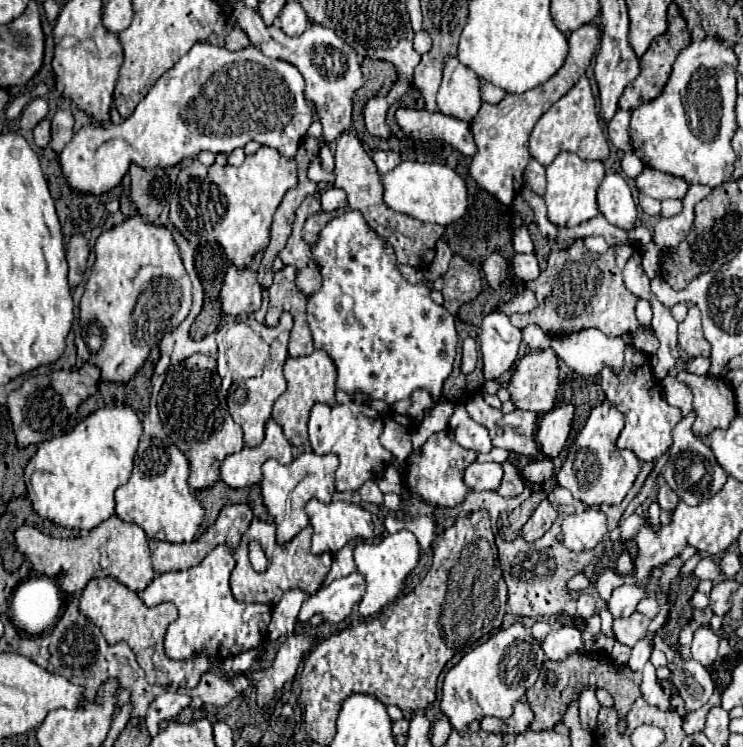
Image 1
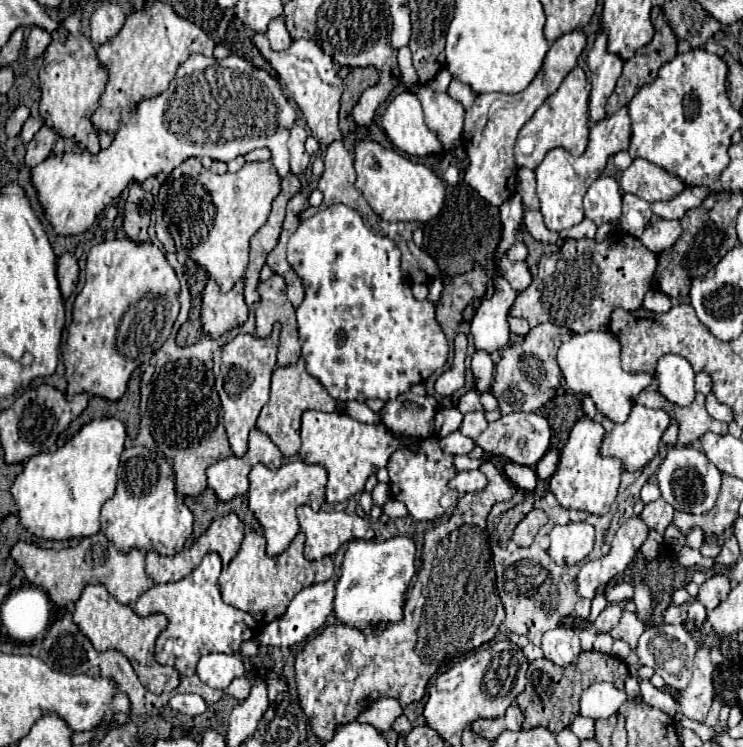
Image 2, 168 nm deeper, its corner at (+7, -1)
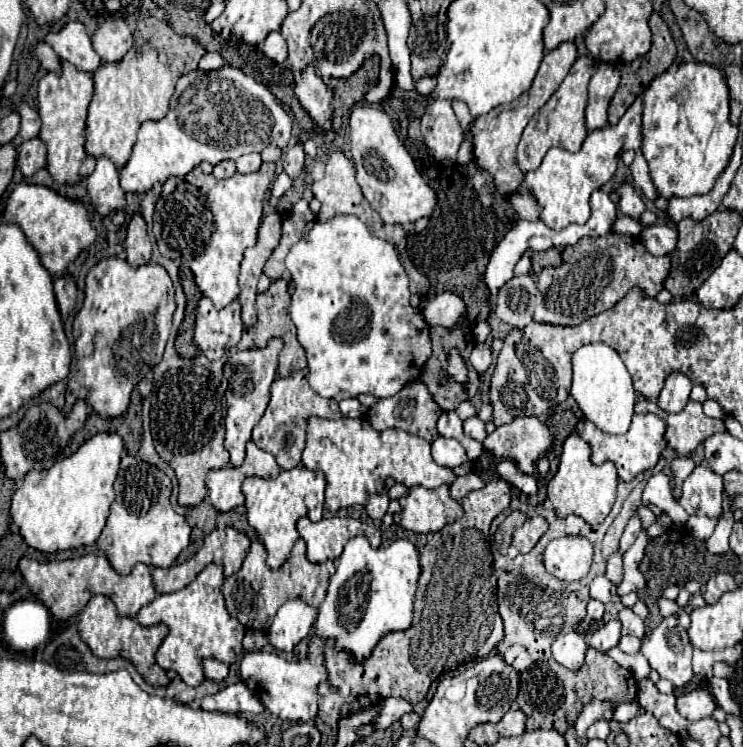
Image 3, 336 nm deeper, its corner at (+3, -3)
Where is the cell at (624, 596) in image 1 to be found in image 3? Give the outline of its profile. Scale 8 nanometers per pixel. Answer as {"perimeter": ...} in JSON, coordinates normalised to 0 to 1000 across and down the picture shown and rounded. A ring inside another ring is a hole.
{"perimeter":[[[822,829],[817,837],[812,837],[806,845],[801,845],[801,847],[793,853],[793,866],[803,869],[803,871],[809,871],[809,874],[817,874],[820,869],[830,866],[833,850],[836,850],[833,831],[830,831],[830,829]]]}

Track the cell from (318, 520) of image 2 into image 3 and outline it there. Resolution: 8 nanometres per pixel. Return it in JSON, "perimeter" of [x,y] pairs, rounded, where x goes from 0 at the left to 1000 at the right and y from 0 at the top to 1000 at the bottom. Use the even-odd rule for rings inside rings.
{"perimeter":[[[408,692],[400,700],[400,711],[413,727],[413,748],[419,754],[435,754],[440,748],[445,751],[454,748],[464,727],[483,714],[499,719],[497,711],[491,711],[491,703],[486,697],[462,695],[462,692],[435,695],[429,700],[421,700],[413,692]]]}

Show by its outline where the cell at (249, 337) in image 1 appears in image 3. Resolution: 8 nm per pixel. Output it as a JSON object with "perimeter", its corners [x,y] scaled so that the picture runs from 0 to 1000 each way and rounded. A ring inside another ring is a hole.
{"perimeter":[[[365,454],[357,467],[335,467],[335,470],[319,470],[306,486],[303,486],[303,505],[308,507],[306,521],[306,558],[303,558],[303,601],[311,609],[311,622],[322,625],[327,620],[330,609],[330,593],[338,590],[338,577],[354,558],[354,550],[359,548],[362,534],[362,518],[373,505],[373,478],[381,465],[378,454]]]}

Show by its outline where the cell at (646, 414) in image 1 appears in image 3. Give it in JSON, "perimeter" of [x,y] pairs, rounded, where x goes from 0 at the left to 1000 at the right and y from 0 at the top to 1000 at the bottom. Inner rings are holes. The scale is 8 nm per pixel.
{"perimeter":[[[852,556],[852,569],[841,582],[817,582],[806,577],[795,564],[785,561],[777,566],[777,580],[795,596],[795,620],[809,622],[812,617],[825,617],[830,625],[830,636],[836,644],[849,644],[860,633],[879,628],[890,612],[890,604],[898,598],[892,588],[895,564],[884,556]]]}

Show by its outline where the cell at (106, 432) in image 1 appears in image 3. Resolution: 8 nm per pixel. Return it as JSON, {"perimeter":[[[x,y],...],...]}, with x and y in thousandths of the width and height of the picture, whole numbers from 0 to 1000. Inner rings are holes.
{"perimeter":[[[133,580],[69,628],[39,631],[15,668],[15,695],[34,727],[58,740],[128,730],[155,668],[152,644],[160,631],[163,604],[166,588],[157,580]]]}

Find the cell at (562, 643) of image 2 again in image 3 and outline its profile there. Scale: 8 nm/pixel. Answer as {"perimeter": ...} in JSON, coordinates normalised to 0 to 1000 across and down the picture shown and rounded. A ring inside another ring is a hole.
{"perimeter":[[[779,847],[752,850],[744,861],[747,885],[769,898],[777,898],[785,890],[787,871],[790,871],[790,861],[787,861],[787,853]]]}

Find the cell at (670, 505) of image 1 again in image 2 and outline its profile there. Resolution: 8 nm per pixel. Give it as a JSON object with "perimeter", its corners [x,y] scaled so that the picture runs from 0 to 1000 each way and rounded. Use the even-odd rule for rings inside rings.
{"perimeter":[[[887,665],[884,671],[873,673],[860,692],[871,705],[879,705],[884,714],[892,714],[895,705],[906,697],[906,687],[908,681],[892,665]]]}

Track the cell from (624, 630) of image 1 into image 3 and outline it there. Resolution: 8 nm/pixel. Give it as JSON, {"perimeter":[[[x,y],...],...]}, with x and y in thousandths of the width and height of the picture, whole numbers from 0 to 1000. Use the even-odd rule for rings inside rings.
{"perimeter":[[[838,813],[828,826],[836,831],[836,850],[855,850],[855,853],[868,850],[865,829],[860,823],[855,823],[849,815]]]}

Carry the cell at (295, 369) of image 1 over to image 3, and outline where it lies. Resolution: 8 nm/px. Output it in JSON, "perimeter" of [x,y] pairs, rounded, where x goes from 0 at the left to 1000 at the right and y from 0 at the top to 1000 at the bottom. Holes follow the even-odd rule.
{"perimeter":[[[405,494],[392,505],[373,505],[365,515],[365,534],[359,542],[359,550],[354,556],[354,561],[343,569],[341,574],[341,593],[365,606],[373,617],[373,622],[378,628],[394,628],[405,620],[405,604],[410,598],[410,574],[413,574],[413,564],[416,558],[427,556],[427,558],[443,558],[443,561],[456,561],[462,558],[454,537],[448,534],[435,534],[429,526],[424,526],[416,513],[413,513],[413,499],[416,494]]]}

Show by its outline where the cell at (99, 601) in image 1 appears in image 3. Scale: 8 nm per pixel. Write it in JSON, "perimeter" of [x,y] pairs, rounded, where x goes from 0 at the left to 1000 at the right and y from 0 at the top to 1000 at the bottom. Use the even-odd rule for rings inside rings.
{"perimeter":[[[128,797],[117,813],[106,821],[106,850],[109,855],[120,863],[120,869],[125,871],[128,880],[133,882],[155,882],[155,880],[166,880],[171,885],[176,885],[184,898],[192,904],[192,909],[206,917],[206,920],[222,920],[225,904],[222,898],[209,888],[209,871],[214,869],[214,863],[219,861],[222,850],[227,847],[225,837],[214,834],[206,839],[190,839],[182,829],[176,826],[166,826],[155,818],[155,810],[149,807],[149,802],[144,802],[141,797]]]}

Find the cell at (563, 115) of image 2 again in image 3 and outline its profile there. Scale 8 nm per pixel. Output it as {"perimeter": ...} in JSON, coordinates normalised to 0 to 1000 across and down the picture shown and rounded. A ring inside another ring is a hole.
{"perimeter":[[[779,74],[774,79],[774,84],[769,87],[763,103],[758,106],[758,111],[752,114],[752,119],[742,127],[742,133],[720,151],[720,157],[709,165],[701,187],[699,189],[699,199],[696,199],[696,221],[704,232],[717,229],[728,221],[731,207],[742,199],[742,197],[758,197],[763,202],[779,202],[787,183],[790,183],[790,173],[787,173],[787,141],[790,141],[790,116],[793,116],[793,106],[801,98],[803,84],[798,76],[790,74]]]}

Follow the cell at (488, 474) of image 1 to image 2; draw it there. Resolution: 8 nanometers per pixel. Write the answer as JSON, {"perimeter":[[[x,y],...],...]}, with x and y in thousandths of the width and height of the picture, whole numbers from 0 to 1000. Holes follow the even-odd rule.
{"perimeter":[[[637,628],[637,631],[620,631],[615,633],[607,644],[604,644],[607,655],[618,657],[620,663],[631,660],[631,657],[647,657],[653,649],[655,649],[655,639],[645,631],[645,628]]]}

